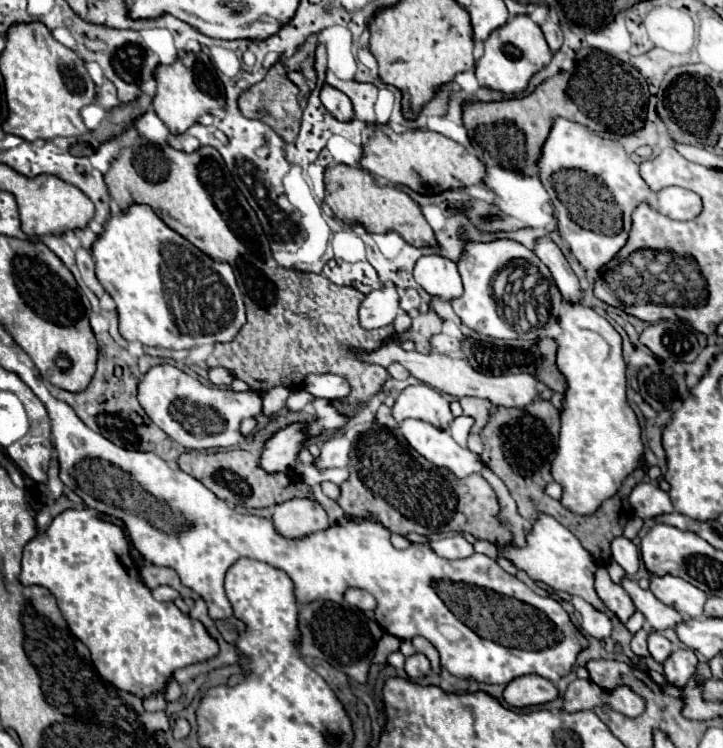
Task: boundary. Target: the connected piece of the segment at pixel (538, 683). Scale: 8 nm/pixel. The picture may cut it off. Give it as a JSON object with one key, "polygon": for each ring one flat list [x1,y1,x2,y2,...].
{"polygon":[[534,674,520,676,504,688,504,702,510,708,528,708,528,706,546,704,556,696,558,696,556,686,550,680]]}

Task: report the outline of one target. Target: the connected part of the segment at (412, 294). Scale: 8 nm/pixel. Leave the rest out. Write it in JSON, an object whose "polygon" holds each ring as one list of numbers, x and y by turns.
{"polygon":[[406,290,404,294,402,294,402,298,400,298,400,308,404,310,404,312,412,312,412,310,418,310,420,308,420,296,418,296,418,292,416,290]]}

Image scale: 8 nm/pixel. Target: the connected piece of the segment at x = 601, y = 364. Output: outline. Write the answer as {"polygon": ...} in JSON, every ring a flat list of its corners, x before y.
{"polygon":[[564,302,560,312,562,334,558,336,558,370,566,378,564,408,560,410,560,438,558,452,552,462,552,478,562,486,562,506,574,514,594,514,598,506,612,498,624,478,644,464,644,444,640,438,640,424,634,410,626,404,626,364,622,358,622,336,610,322,588,306,574,306]]}

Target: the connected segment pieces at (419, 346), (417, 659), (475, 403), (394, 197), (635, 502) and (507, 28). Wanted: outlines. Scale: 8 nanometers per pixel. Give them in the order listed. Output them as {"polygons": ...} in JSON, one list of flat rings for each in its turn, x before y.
{"polygons":[[[428,310,424,314,422,312,412,312,410,316,412,316,412,328,408,332,394,334,390,340,396,342,396,344,412,340,418,352,428,354,432,350,430,338,442,330,442,320,432,310]],[[414,654,410,658,406,658,406,666,404,672,408,674,408,678,420,678,426,676,430,672,430,662,424,654]],[[462,398,460,404,464,414,474,418,474,426,470,428,470,434,478,434,478,430,488,422,488,412,494,410,494,404,480,398]],[[336,164,336,166,326,168,324,182,326,182,326,206,344,224,348,226,360,224,370,234,386,234,394,230,412,246,436,246,438,244,430,224,420,212,420,206,408,194,396,190,394,186,376,186,374,178,366,170]],[[640,482,632,490,630,504,632,504,636,516,640,516,642,520,656,518,658,514,674,512,668,494,664,490,660,490,658,486,652,486,652,484,646,484,646,482]],[[516,16,508,24,496,28,484,42,484,56,476,64,476,78,484,88,514,96,524,92,528,88,530,78,544,66,548,66,550,60,552,52,544,40,540,26,534,24,530,16]]]}

